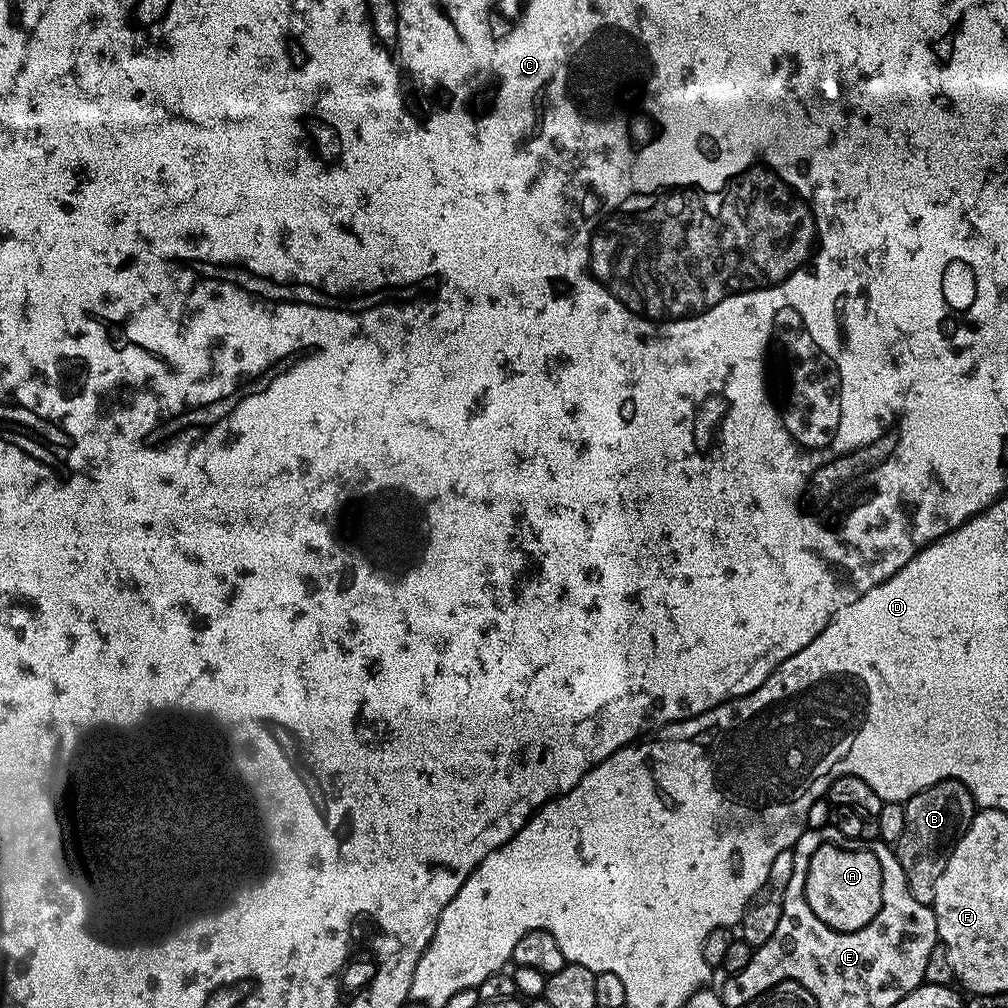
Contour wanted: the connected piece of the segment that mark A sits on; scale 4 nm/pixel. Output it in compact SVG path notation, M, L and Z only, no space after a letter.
M828 836L822 838L808 856L802 880L802 900L808 910L816 910L818 916L832 926L852 930L876 912L880 900L886 900L884 888L896 888L896 884L888 884L888 880L896 878L886 878L884 874L880 852L874 850L874 838L840 842Z

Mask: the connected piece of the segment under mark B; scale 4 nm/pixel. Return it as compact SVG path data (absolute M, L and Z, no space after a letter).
M943 780L914 794L904 801L903 806L906 823L894 851L902 866L902 874L906 874L910 894L914 894L918 902L930 906L934 902L934 886L946 866L948 855L972 821L974 801L972 795L956 780Z

